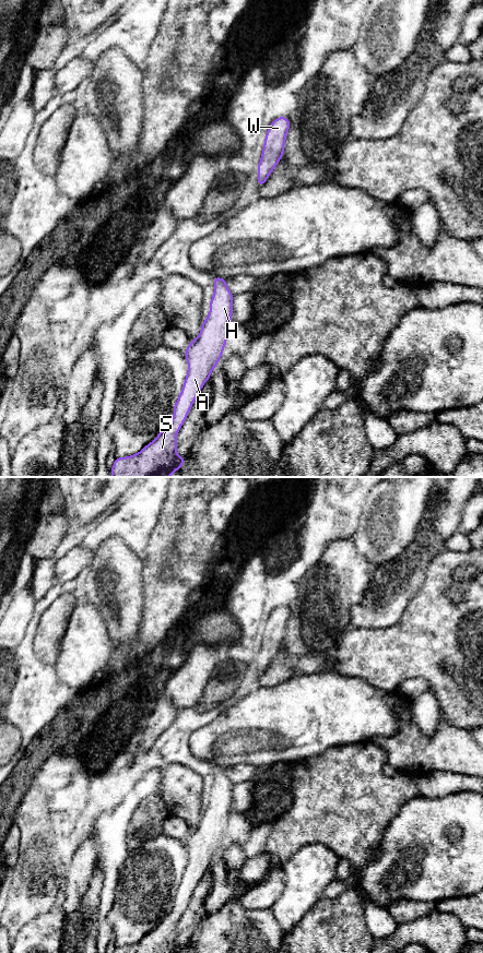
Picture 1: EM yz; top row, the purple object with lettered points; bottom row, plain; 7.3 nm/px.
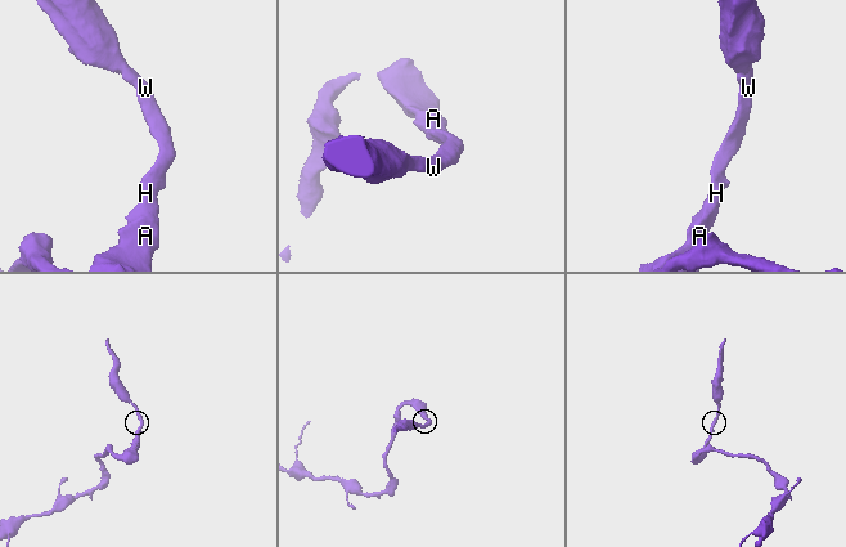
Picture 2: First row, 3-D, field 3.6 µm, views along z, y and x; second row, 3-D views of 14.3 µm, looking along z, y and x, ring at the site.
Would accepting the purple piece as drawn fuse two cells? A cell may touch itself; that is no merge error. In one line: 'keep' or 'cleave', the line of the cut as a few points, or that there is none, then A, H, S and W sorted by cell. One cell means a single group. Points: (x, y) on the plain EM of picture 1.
keep; cut none; groups A H S W

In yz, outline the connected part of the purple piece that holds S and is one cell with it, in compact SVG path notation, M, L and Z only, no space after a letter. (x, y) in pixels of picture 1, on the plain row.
M214 766L214 783L210 790L210 801L202 811L198 826L191 830L185 839L188 853L187 866L177 891L174 894L174 905L170 912L162 918L158 925L139 942L127 946L116 946L114 953L184 953L185 946L177 943L176 926L184 914L193 891L202 879L203 873L210 869L213 858L220 850L227 830L228 815L232 812L234 784L229 781L224 767Z

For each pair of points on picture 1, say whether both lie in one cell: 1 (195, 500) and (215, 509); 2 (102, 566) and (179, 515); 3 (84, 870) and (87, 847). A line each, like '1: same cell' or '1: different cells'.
1: different cells
2: different cells
3: same cell

